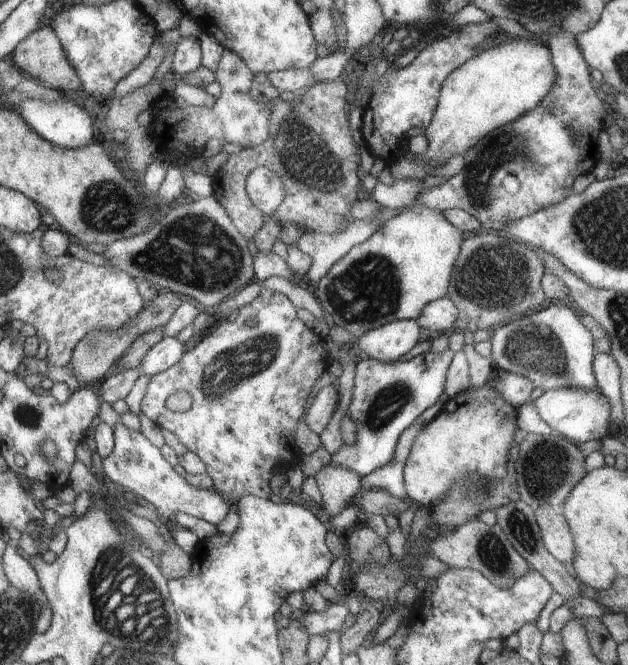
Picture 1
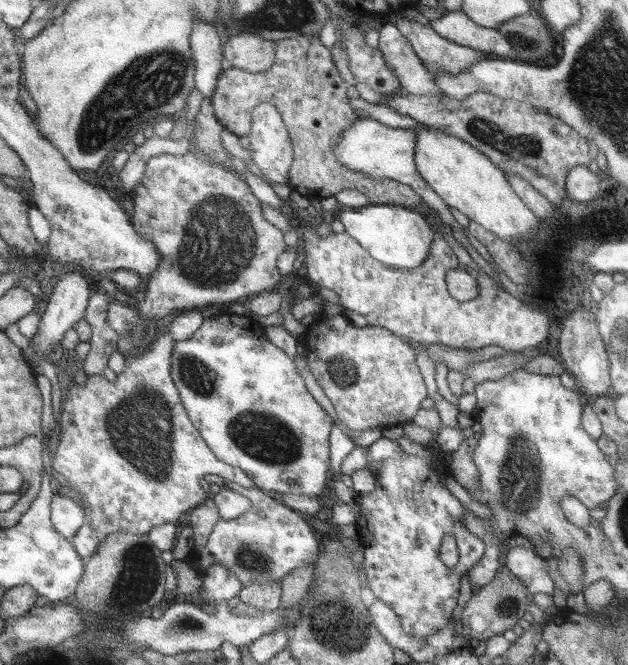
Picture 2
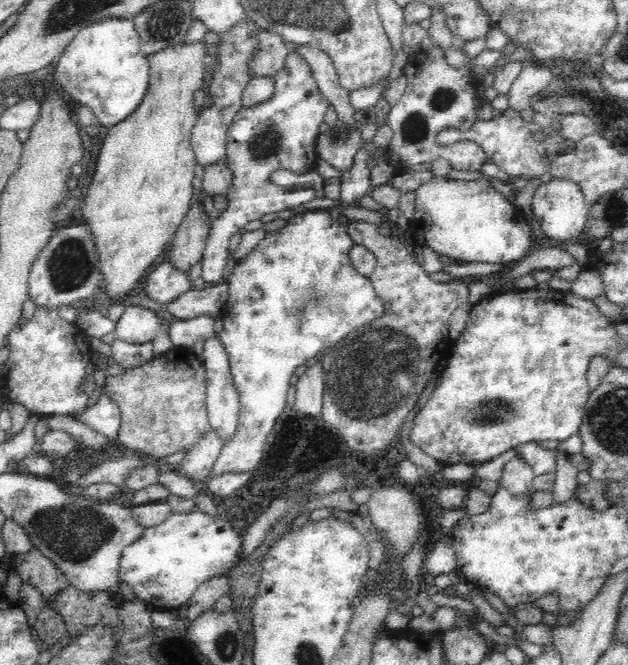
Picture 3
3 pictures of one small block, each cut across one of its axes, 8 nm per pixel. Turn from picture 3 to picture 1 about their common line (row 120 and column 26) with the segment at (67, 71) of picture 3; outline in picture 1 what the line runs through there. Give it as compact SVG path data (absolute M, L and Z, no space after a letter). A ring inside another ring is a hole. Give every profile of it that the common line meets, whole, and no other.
M66 98L51 103L40 99L22 99L15 108L24 117L25 122L31 125L40 136L62 148L82 148L90 142L90 138L94 134L90 116L81 107Z

